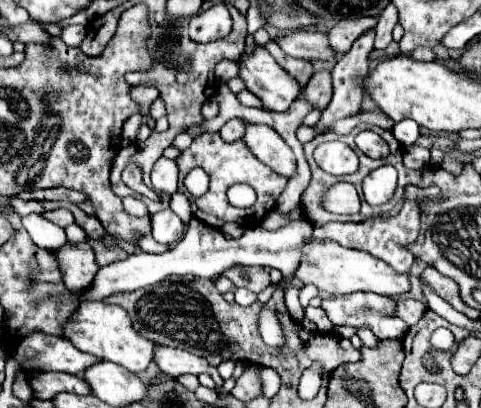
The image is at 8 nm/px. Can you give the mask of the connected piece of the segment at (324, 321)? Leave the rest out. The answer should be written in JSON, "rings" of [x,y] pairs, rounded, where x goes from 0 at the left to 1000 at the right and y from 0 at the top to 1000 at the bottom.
{"rings":[[[640,750],[640,755],[636,755],[636,775],[640,775],[657,799],[661,799],[661,809],[686,814],[686,809],[694,804],[694,794],[682,784],[682,775],[674,770],[669,755],[649,755],[649,750]]]}

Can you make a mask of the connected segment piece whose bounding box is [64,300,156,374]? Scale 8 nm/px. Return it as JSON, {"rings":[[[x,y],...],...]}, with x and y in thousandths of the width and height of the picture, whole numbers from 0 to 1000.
{"rings":[[[170,735],[166,755],[150,775],[150,789],[141,789],[133,824],[170,863],[195,868],[212,882],[229,882],[237,892],[249,892],[266,902],[270,912],[287,917],[308,902],[308,892],[320,882],[320,853],[324,843],[299,824],[291,824],[274,804],[274,784],[266,765],[254,750],[241,745],[216,745],[195,735]]]}

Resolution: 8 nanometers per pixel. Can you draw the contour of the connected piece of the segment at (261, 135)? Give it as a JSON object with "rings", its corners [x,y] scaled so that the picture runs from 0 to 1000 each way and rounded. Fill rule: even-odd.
{"rings":[[[511,304],[511,324],[503,333],[507,353],[520,363],[520,373],[561,407],[570,422],[586,431],[611,431],[615,426],[615,387],[611,373],[599,363],[599,353],[582,338],[574,319],[549,304]]]}

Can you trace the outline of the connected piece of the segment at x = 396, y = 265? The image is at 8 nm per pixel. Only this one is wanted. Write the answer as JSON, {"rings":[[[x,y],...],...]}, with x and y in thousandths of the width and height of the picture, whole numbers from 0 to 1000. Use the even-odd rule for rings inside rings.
{"rings":[[[848,456],[844,466],[844,495],[840,510],[811,534],[769,534],[757,544],[686,544],[674,549],[674,559],[651,559],[649,581],[661,588],[692,588],[703,593],[707,603],[723,603],[723,608],[740,608],[740,613],[757,613],[798,642],[807,642],[823,667],[852,667],[852,652],[861,642],[861,627],[840,608],[848,593],[861,593],[869,569],[873,569],[873,500],[886,490],[902,490],[911,485],[915,466],[911,461],[865,461],[865,456]]]}

